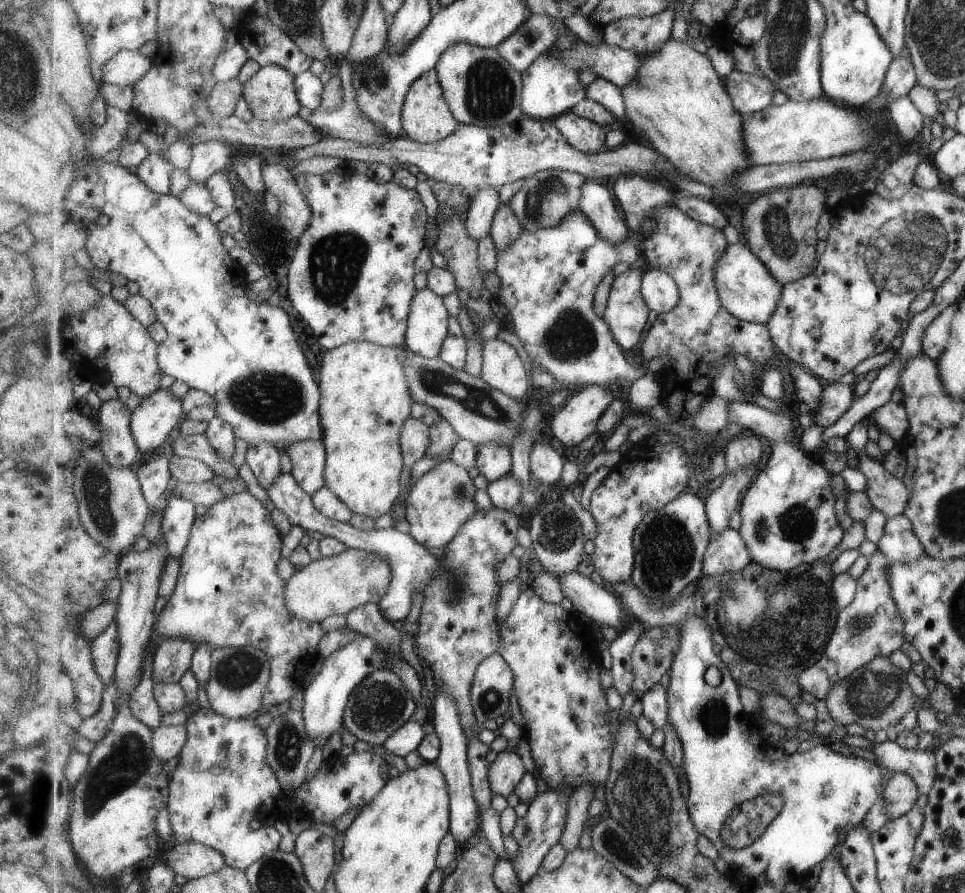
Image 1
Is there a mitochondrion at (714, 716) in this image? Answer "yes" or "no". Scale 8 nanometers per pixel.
yes

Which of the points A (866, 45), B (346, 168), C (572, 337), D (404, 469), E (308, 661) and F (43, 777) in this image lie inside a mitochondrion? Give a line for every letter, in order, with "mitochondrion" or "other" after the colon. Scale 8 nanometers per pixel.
A: other
B: other
C: mitochondrion
D: other
E: other
F: mitochondrion

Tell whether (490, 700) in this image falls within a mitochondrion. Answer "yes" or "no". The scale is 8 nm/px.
yes

